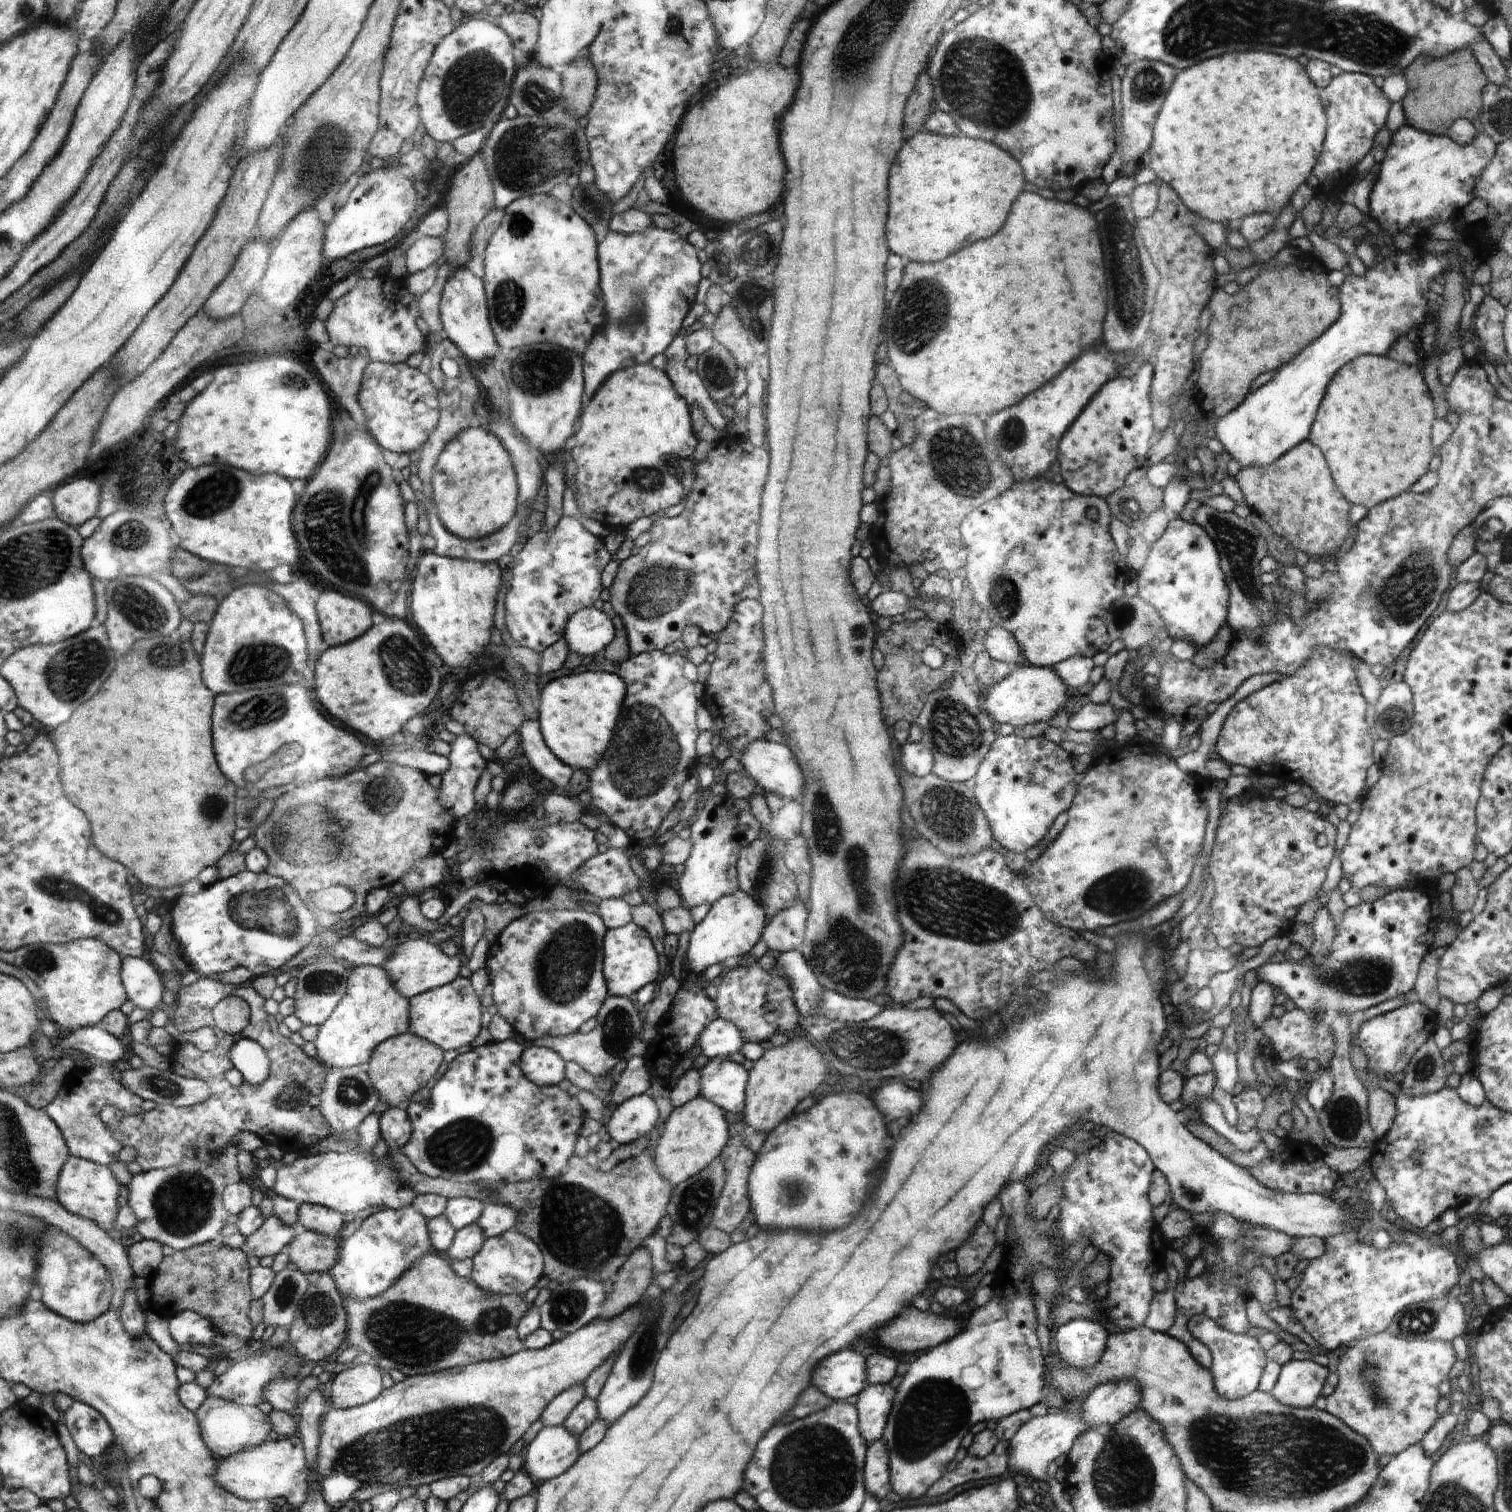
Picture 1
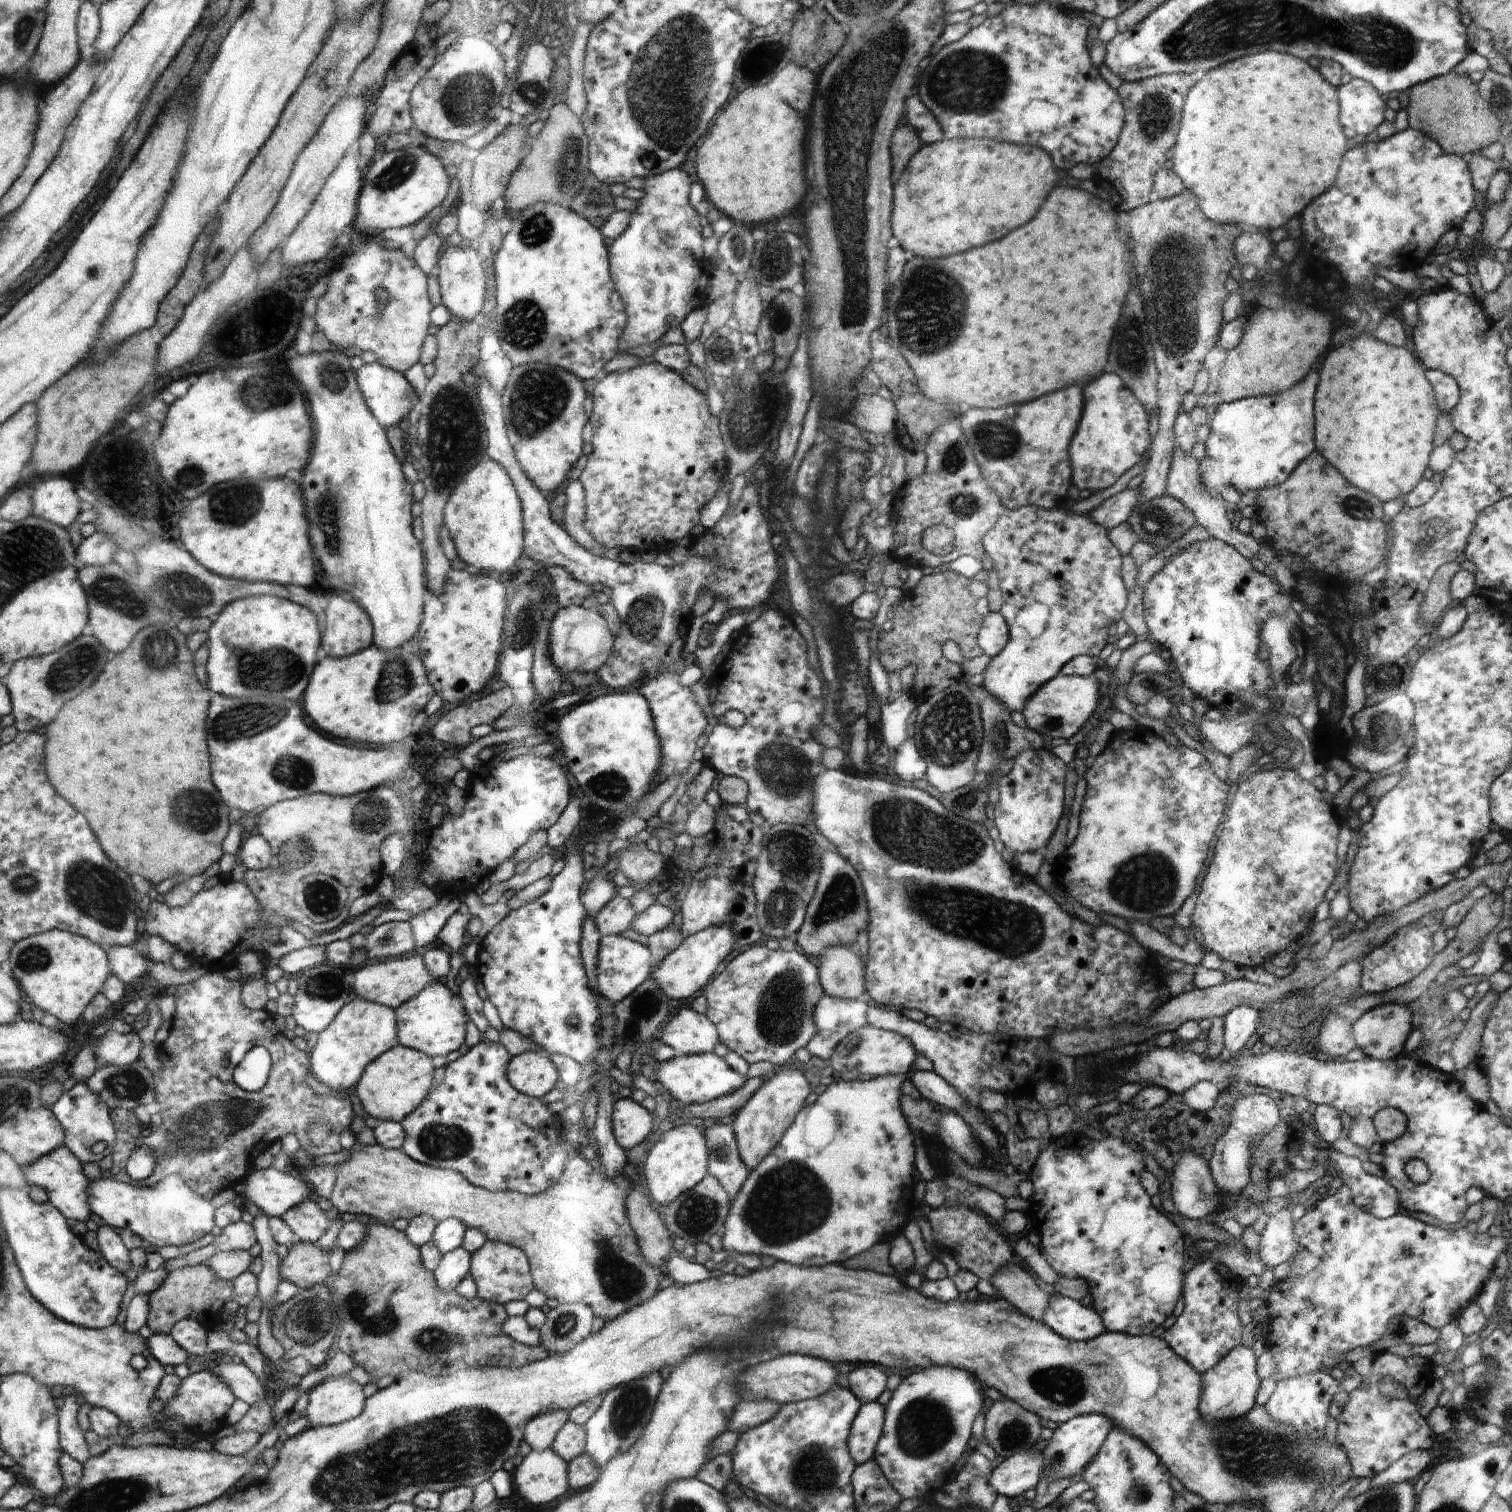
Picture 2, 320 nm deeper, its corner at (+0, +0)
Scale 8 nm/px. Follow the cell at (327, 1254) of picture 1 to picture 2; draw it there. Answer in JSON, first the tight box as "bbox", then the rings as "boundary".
{"bbox":[280,1240,330,1290],"boundary":[[[299,1240],[281,1260],[280,1274],[300,1290],[316,1287],[316,1282],[320,1284],[330,1276],[328,1251]]]}

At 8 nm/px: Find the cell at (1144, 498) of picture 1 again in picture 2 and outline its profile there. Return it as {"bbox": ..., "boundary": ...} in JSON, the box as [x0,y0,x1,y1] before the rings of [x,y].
{"bbox":[1128,494,1197,552],"boundary":[[[1166,494],[1142,503],[1138,512],[1134,512],[1134,509],[1131,511],[1128,524],[1134,534],[1138,534],[1140,541],[1150,543],[1158,552],[1197,525],[1192,511]]]}

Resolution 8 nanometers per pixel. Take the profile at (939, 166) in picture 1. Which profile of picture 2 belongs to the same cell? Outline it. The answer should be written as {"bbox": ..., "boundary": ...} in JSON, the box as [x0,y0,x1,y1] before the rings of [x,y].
{"bbox":[894,140,1058,258],"boundary":[[[942,140],[920,148],[894,190],[894,236],[916,256],[942,258],[1002,238],[1006,232],[1030,222],[1056,186],[1058,176],[1050,156],[1038,146],[1020,146],[996,140]]]}

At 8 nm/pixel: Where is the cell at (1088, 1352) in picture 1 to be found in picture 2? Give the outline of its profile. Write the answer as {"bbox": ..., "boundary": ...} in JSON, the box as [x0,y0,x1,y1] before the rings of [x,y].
{"bbox":[1042,1294,1104,1341],"boundary":[[[1052,1294],[1044,1314],[1042,1321],[1068,1340],[1089,1341],[1104,1332],[1103,1320],[1093,1307],[1087,1308],[1070,1297]]]}

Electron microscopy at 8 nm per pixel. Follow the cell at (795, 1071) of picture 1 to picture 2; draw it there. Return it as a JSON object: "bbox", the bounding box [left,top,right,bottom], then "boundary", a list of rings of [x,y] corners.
{"bbox":[732,1069,815,1171],"boundary":[[[777,1069],[765,1083],[750,1097],[750,1100],[738,1111],[732,1123],[740,1158],[750,1171],[768,1156],[790,1128],[801,1108],[810,1105],[815,1098],[814,1084],[810,1084],[810,1076],[799,1070]]]}

